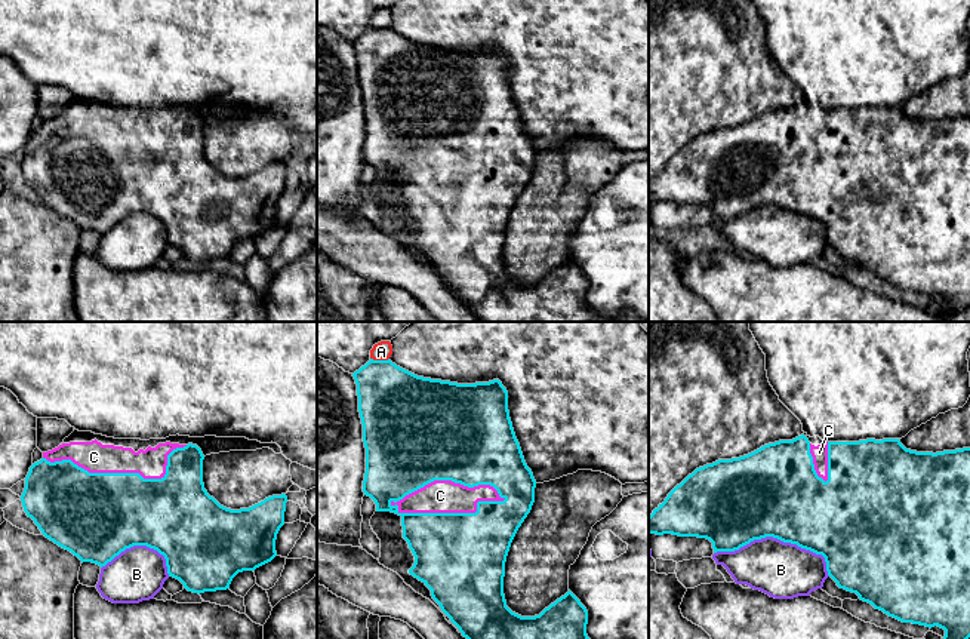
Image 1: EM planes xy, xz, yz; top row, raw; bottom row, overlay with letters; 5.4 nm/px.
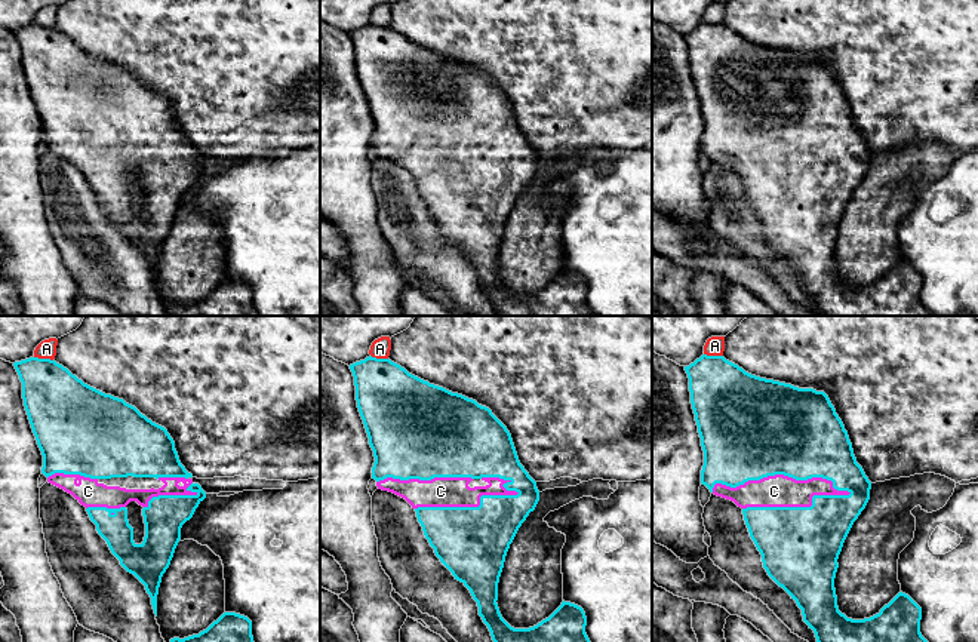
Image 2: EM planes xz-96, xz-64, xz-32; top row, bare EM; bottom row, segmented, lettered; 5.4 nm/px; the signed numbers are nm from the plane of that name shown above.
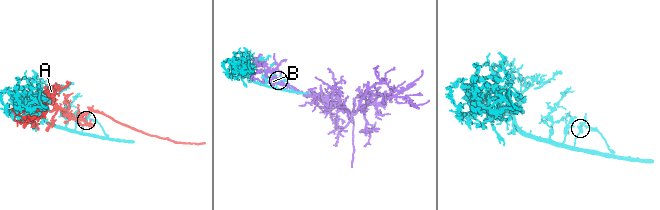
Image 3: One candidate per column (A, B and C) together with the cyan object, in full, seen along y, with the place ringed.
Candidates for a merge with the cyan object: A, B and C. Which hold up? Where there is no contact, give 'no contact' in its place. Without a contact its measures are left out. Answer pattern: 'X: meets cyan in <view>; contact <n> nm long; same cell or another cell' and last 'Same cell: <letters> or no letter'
A: meets cyan in xz; contact 100 nm long; another cell
B: meets cyan in yz; contact 650 nm long; another cell
C: meets cyan in xz; contact 600 nm long; same cell
Same cell: C

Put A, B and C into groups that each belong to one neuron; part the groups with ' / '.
A / B / C

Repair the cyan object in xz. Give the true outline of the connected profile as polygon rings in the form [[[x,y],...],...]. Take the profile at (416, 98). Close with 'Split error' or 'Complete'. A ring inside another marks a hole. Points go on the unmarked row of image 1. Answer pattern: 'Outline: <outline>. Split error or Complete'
Outline: [[[370,27],[352,44],[366,116],[363,160],[375,169],[376,179],[401,185],[403,206],[415,224],[409,242],[431,258],[432,267],[478,322],[643,322],[631,311],[613,320],[597,314],[586,302],[588,279],[570,258],[535,285],[521,285],[506,274],[505,230],[535,170],[536,148],[515,105],[508,59],[499,47],[475,52],[431,47],[389,27]]]. Split error

